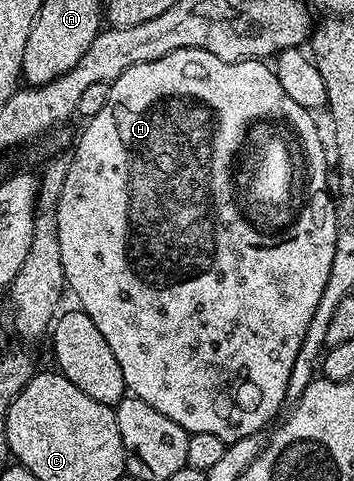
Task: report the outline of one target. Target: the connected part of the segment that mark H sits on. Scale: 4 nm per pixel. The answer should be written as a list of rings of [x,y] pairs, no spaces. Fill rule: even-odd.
[[[177,49],[157,61],[145,61],[141,65],[133,65],[133,69],[125,69],[125,73],[110,84],[109,101],[105,101],[101,113],[90,116],[86,120],[87,128],[77,135],[73,147],[75,156],[70,156],[67,164],[65,189],[61,189],[61,197],[55,204],[57,241],[61,245],[66,290],[79,298],[78,306],[91,318],[93,325],[101,329],[101,337],[109,341],[109,349],[113,349],[113,357],[117,357],[117,365],[121,365],[121,377],[125,377],[127,391],[134,398],[145,401],[145,405],[153,405],[157,413],[165,413],[169,421],[177,421],[177,425],[189,433],[213,433],[213,437],[221,437],[223,443],[235,443],[260,434],[264,430],[262,427],[279,410],[284,410],[283,403],[288,400],[289,373],[293,373],[293,361],[297,361],[309,321],[313,321],[313,313],[317,313],[317,301],[321,301],[321,293],[325,293],[325,281],[329,281],[333,252],[337,249],[336,200],[327,191],[326,185],[329,151],[323,148],[315,118],[312,112],[297,105],[297,101],[281,89],[281,81],[264,60],[242,59],[230,63],[201,49]],[[259,115],[287,115],[287,119],[303,131],[303,143],[307,143],[308,156],[311,157],[314,198],[311,199],[311,207],[307,207],[307,215],[303,215],[303,223],[299,223],[299,231],[295,231],[295,239],[287,239],[287,243],[255,240],[247,227],[243,227],[232,206],[230,183],[227,183],[228,167],[232,165],[235,147],[242,139],[244,123]]]

